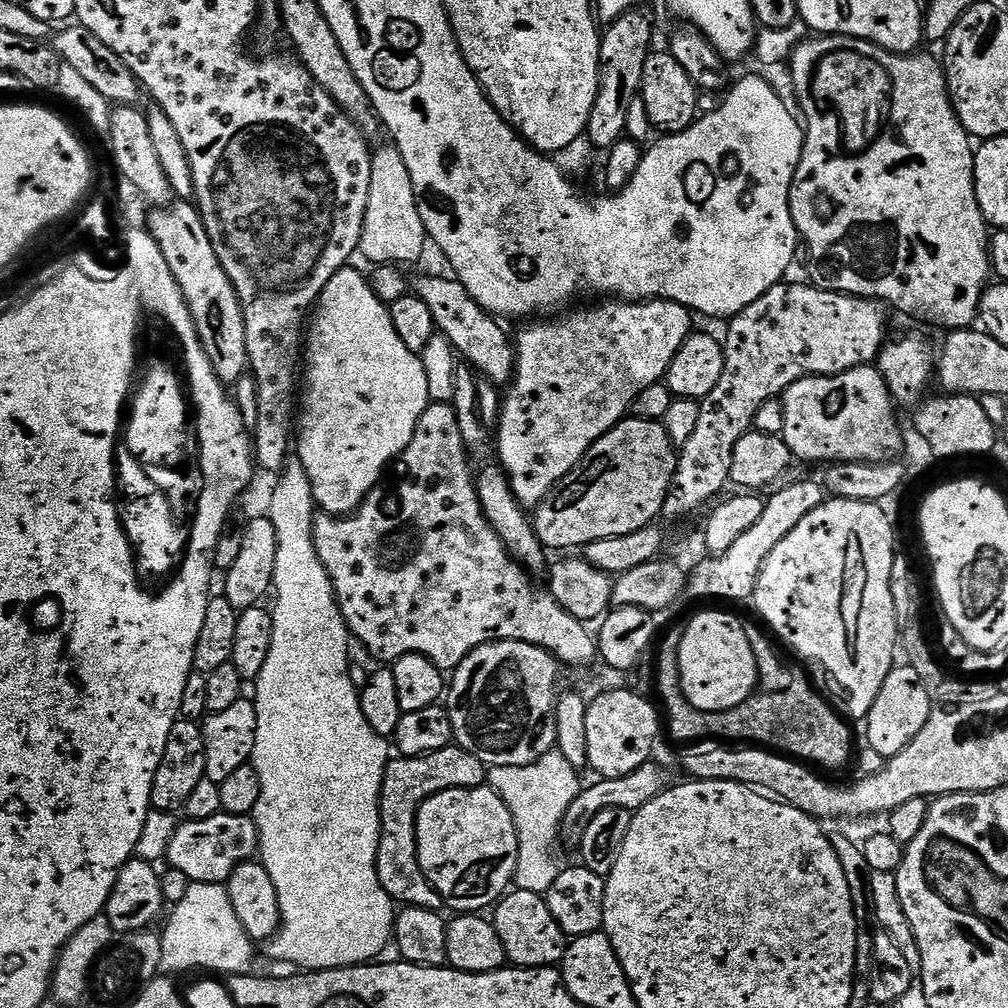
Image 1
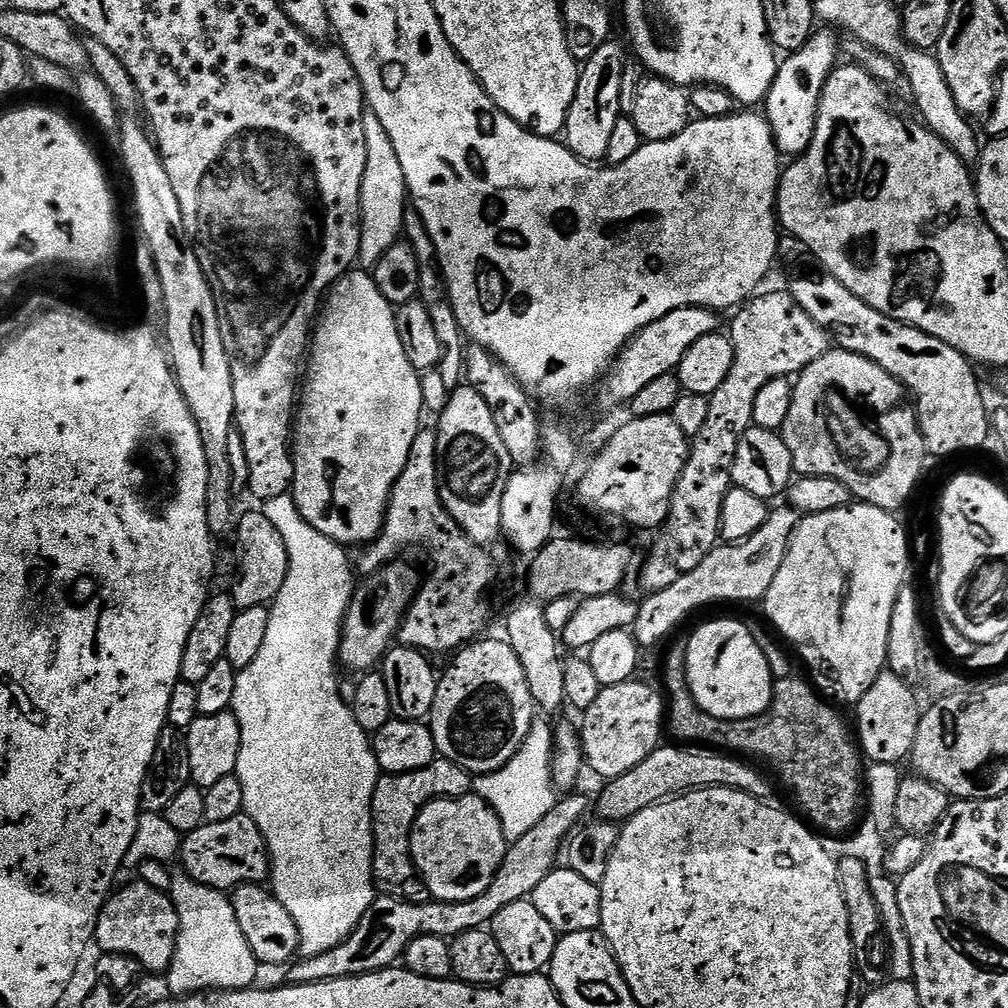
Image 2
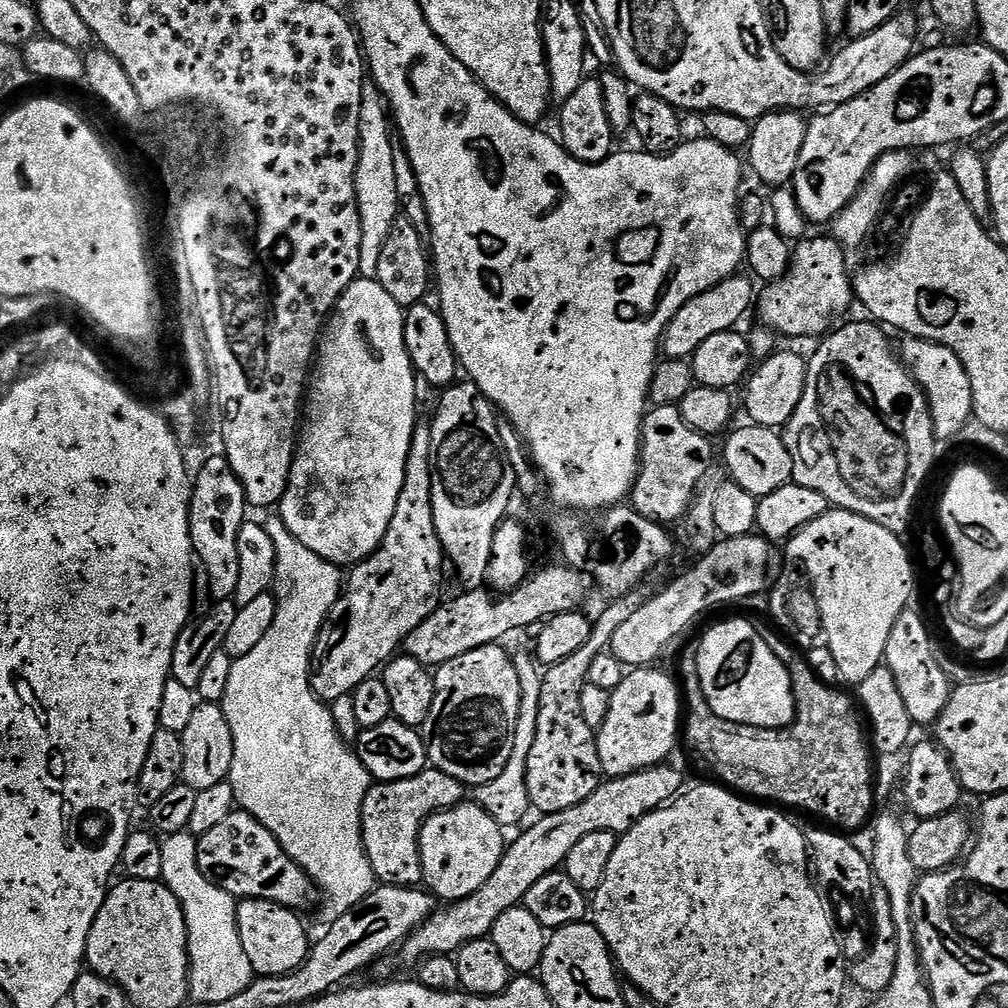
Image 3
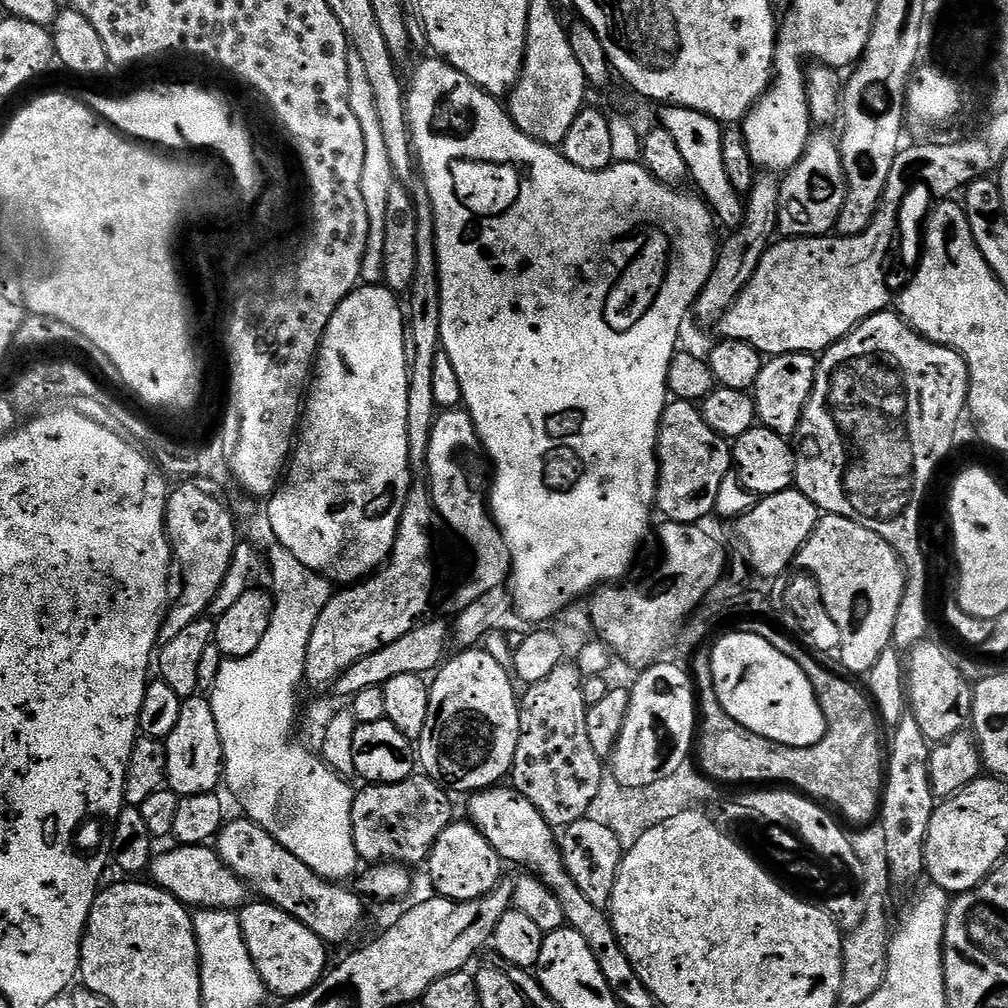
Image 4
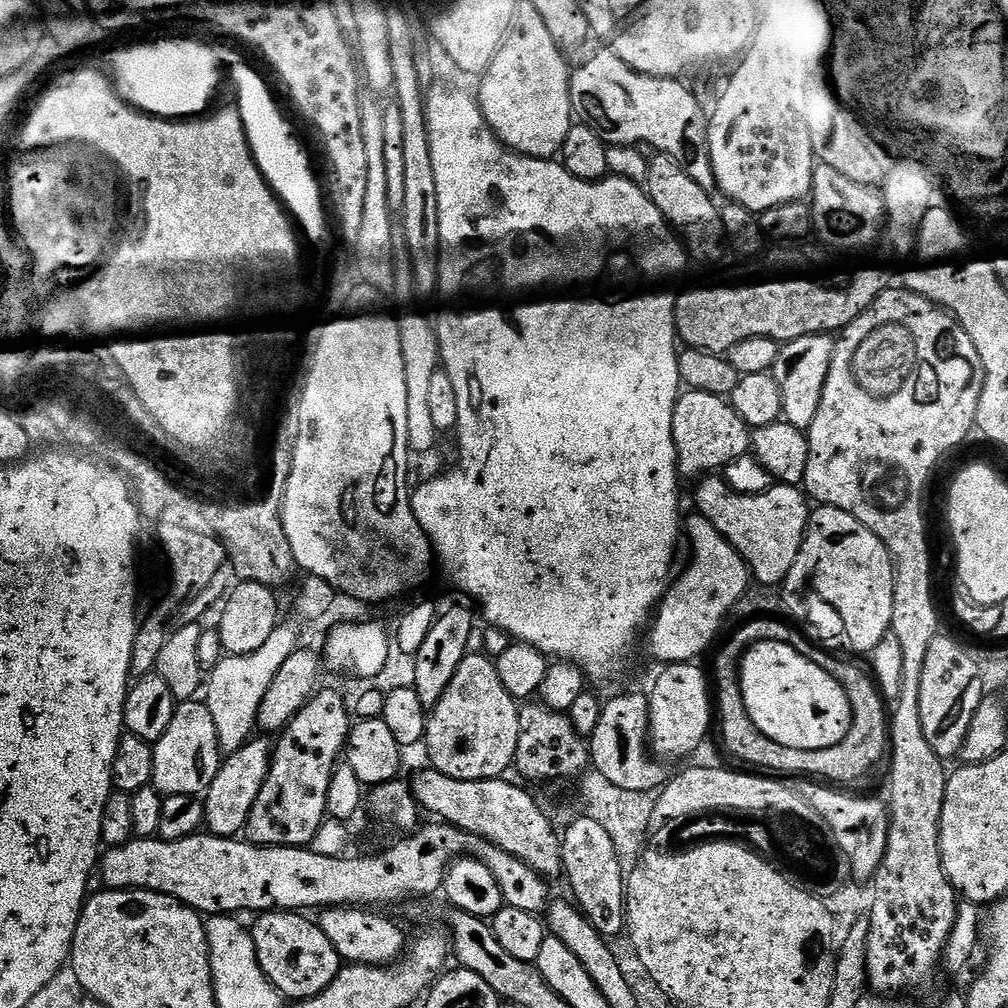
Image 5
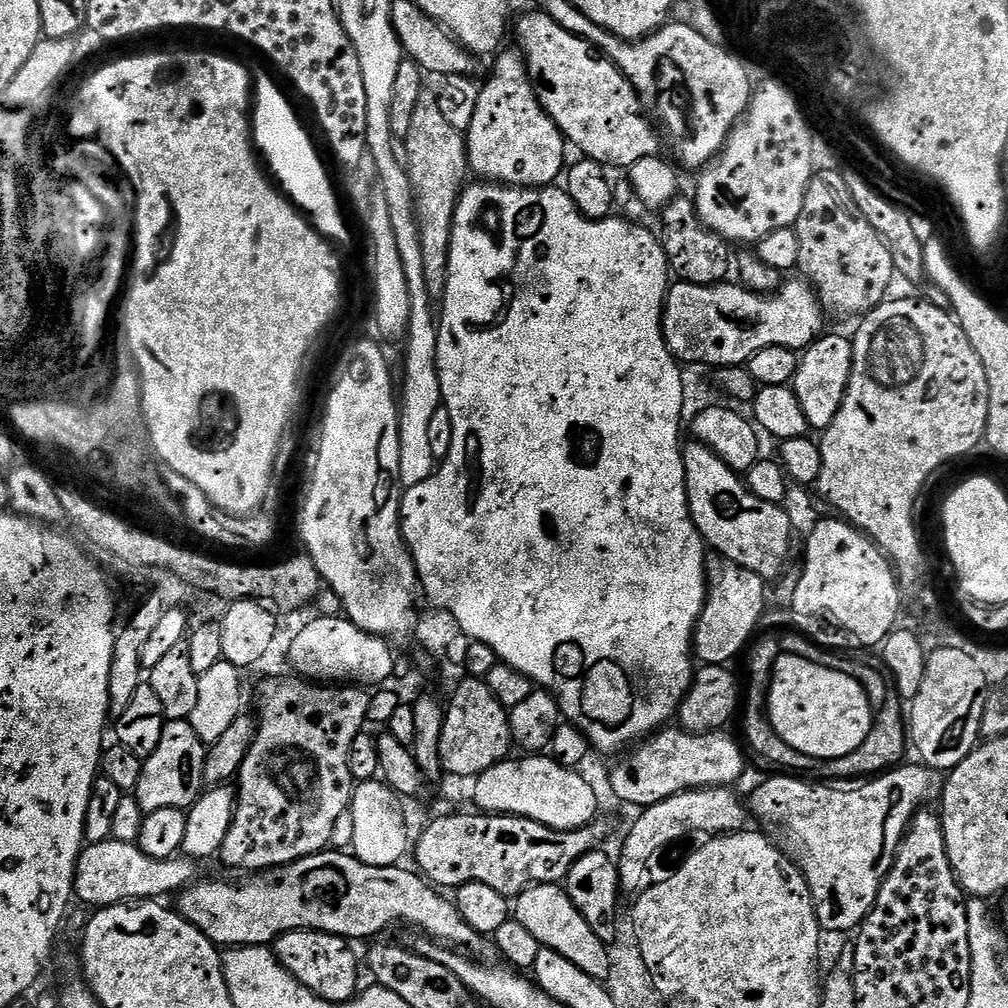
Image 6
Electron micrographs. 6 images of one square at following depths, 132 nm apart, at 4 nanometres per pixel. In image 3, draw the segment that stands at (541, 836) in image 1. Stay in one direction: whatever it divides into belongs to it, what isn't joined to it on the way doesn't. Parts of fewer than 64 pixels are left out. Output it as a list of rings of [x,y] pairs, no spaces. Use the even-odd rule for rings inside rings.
[[[520,644],[511,649],[510,655],[518,670],[518,686],[520,687],[520,705],[518,706],[518,726],[514,726],[514,750],[510,750],[510,762],[489,784],[477,784],[471,789],[470,796],[475,803],[486,809],[500,823],[501,829],[509,830],[527,812],[530,812],[528,790],[526,786],[526,764],[530,758],[530,750],[534,747],[534,734],[538,731],[538,706],[542,702],[542,682],[544,681],[533,649]]]

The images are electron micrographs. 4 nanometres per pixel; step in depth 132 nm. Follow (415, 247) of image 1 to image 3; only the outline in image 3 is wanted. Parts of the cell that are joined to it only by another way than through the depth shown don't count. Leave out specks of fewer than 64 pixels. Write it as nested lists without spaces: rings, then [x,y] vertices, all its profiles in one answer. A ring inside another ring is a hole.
[[[371,82],[365,83],[362,90],[362,114],[360,115],[360,157],[356,171],[356,201],[362,222],[360,276],[365,280],[376,279],[378,257],[382,254],[382,242],[386,242],[386,234],[390,234],[390,226],[394,226],[400,212],[398,186],[394,186],[393,139],[390,112],[380,95],[380,90]]]

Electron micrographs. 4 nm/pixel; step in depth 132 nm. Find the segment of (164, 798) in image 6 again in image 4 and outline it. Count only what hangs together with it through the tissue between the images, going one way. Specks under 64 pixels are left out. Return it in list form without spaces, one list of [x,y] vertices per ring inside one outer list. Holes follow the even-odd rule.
[[[197,694],[187,697],[181,703],[178,726],[174,726],[166,741],[166,770],[167,787],[181,798],[216,792],[221,787],[224,755],[218,734],[218,722],[214,722],[211,699]]]

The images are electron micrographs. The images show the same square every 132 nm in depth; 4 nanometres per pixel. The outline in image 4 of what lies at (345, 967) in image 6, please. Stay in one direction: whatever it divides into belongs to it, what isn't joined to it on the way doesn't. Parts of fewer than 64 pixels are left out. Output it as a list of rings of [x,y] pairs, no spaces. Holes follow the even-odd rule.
[[[267,902],[256,903],[260,904],[245,903],[239,909],[238,915],[240,918],[240,929],[246,942],[246,950],[250,950],[250,958],[262,978],[265,989],[271,995],[273,992],[274,995],[280,996],[279,998],[306,995],[324,977],[324,973],[329,967],[329,945],[325,944],[322,938],[318,938],[318,934],[314,934],[314,930],[310,930],[305,924],[298,922],[298,918],[286,914],[281,908],[276,908]]]

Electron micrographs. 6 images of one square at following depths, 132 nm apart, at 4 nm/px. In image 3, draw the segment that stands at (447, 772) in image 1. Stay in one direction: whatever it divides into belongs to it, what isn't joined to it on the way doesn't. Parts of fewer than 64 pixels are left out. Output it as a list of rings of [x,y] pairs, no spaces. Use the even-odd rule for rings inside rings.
[[[431,766],[410,778],[373,783],[362,802],[360,833],[370,866],[381,885],[415,888],[424,884],[420,831],[435,812],[465,803],[466,785]]]

